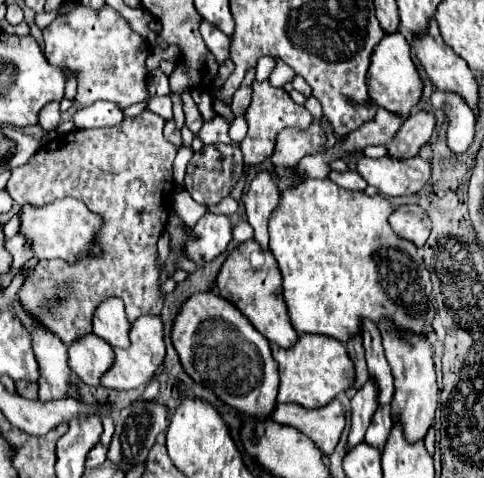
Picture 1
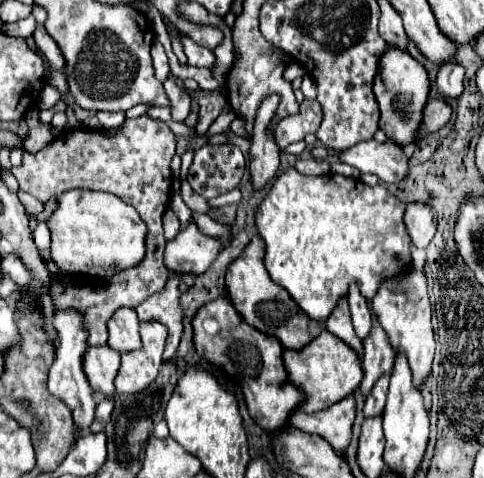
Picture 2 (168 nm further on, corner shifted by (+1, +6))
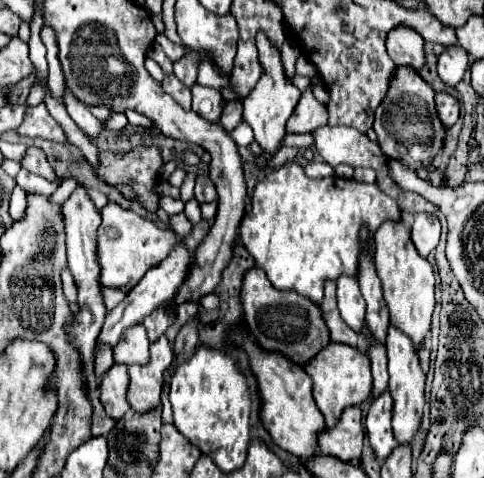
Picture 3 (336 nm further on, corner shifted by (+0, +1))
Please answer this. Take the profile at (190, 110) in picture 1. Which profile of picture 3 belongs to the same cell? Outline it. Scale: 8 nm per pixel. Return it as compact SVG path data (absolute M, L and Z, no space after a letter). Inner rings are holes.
M195 83L191 87L192 110L201 115L203 119L217 123L219 121L219 111L221 111L221 93L211 87L203 87Z

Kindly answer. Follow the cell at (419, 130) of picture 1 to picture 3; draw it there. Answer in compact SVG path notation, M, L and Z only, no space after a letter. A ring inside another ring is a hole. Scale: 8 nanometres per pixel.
M437 93L435 103L437 103L437 113L439 113L443 125L445 127L455 125L459 119L459 101L449 93Z

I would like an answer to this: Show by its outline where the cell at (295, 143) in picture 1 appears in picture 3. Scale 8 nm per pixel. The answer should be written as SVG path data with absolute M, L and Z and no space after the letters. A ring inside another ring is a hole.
M307 87L291 115L291 119L287 121L287 131L289 133L311 133L317 127L327 125L327 107L323 103L319 103L315 99L315 95L311 93L311 87Z

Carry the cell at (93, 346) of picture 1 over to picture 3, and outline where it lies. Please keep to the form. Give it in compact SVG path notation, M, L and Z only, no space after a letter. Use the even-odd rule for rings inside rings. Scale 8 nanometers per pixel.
M115 363L101 381L101 403L107 415L113 417L115 421L131 411L129 401L127 401L127 389L129 389L127 367Z

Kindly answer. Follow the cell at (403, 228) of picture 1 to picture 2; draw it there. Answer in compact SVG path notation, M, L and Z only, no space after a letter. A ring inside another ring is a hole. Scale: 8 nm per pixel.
M420 202L406 204L404 224L406 224L408 236L412 238L412 244L416 248L426 248L436 232L436 216L434 216L432 208L426 204L420 204Z

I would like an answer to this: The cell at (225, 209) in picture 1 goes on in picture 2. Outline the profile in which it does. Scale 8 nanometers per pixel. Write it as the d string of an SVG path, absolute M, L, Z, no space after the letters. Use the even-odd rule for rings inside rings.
M181 181L180 194L192 212L196 212L196 214L208 214L208 212L210 212L208 200L200 198L200 196L188 186L188 181Z

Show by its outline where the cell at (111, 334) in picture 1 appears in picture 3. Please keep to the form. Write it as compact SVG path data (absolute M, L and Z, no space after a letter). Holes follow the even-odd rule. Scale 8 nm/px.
M135 325L125 331L121 343L113 349L115 363L121 365L145 365L149 363L149 339L143 325Z

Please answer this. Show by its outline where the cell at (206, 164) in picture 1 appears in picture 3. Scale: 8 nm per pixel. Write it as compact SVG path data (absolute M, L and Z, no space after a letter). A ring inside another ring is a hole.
M197 175L197 183L195 183L195 199L199 203L209 203L217 199L217 191L213 181L207 175Z

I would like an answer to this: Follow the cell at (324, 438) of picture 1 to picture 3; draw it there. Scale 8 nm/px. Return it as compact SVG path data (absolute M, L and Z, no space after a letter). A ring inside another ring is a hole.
M353 405L343 411L341 421L333 429L327 429L319 435L319 451L323 455L331 455L341 461L359 459L363 439L365 433L361 425L361 409Z

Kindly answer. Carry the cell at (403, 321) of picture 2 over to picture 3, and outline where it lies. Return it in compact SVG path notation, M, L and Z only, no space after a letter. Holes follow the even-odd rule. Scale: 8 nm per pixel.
M385 221L375 231L373 239L375 239L375 265L383 281L383 297L389 307L389 319L397 329L407 333L419 347L431 329L431 313L435 307L433 267L425 257L417 253L411 241L411 229L403 221Z

